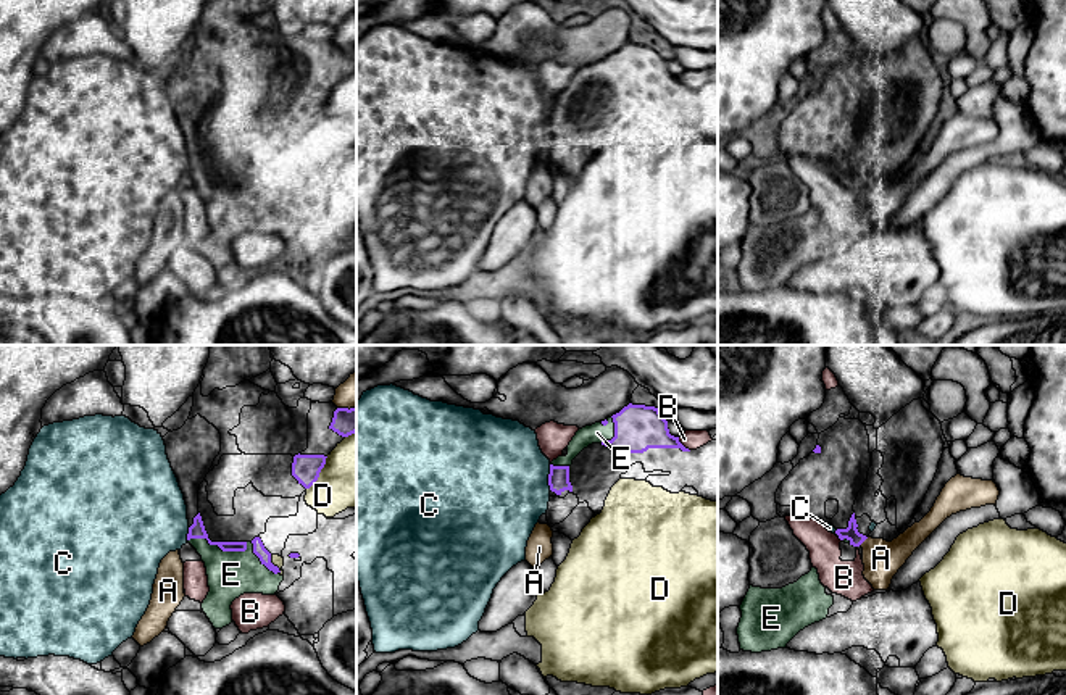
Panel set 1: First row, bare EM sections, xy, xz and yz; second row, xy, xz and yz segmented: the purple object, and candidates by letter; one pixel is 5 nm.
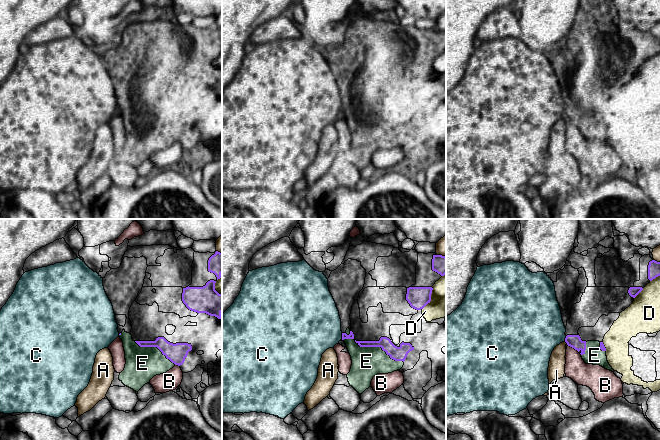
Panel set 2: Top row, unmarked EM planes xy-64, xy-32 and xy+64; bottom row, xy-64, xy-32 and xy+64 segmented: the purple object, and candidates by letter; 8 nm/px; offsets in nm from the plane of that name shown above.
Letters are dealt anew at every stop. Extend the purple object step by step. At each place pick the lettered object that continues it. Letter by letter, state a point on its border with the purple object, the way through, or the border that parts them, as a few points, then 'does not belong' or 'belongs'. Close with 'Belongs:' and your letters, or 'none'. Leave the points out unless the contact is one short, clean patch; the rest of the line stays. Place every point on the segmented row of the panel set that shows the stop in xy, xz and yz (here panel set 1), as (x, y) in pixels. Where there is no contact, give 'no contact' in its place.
A: contact yz (863, 541); does not belong
B: contact xz (681, 444); does not belong
C: contact xz (549, 478); border xz (550, 465), (549, 489); does not belong
D: contact xy (320, 471); does not belong
E: contact xy (218, 545); belongs
Belongs: E

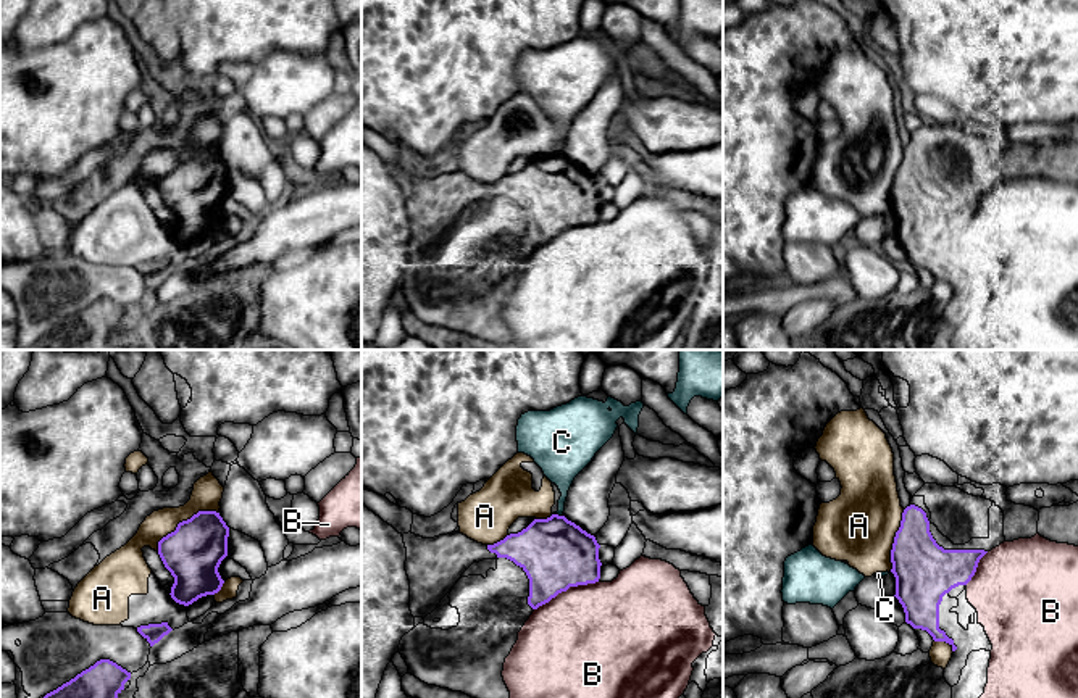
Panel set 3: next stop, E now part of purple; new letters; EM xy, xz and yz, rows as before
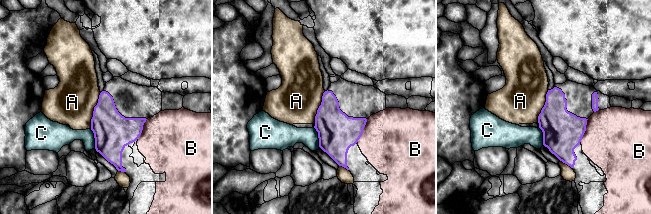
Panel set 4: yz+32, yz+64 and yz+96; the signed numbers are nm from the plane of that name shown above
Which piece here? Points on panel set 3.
A: contact xy (183, 521); does not belong
B: contact xz (565, 590); border xz (597, 581), (570, 585), (534, 610); does not belong
C: contact xz (560, 516); does not belong
Belongs: none

